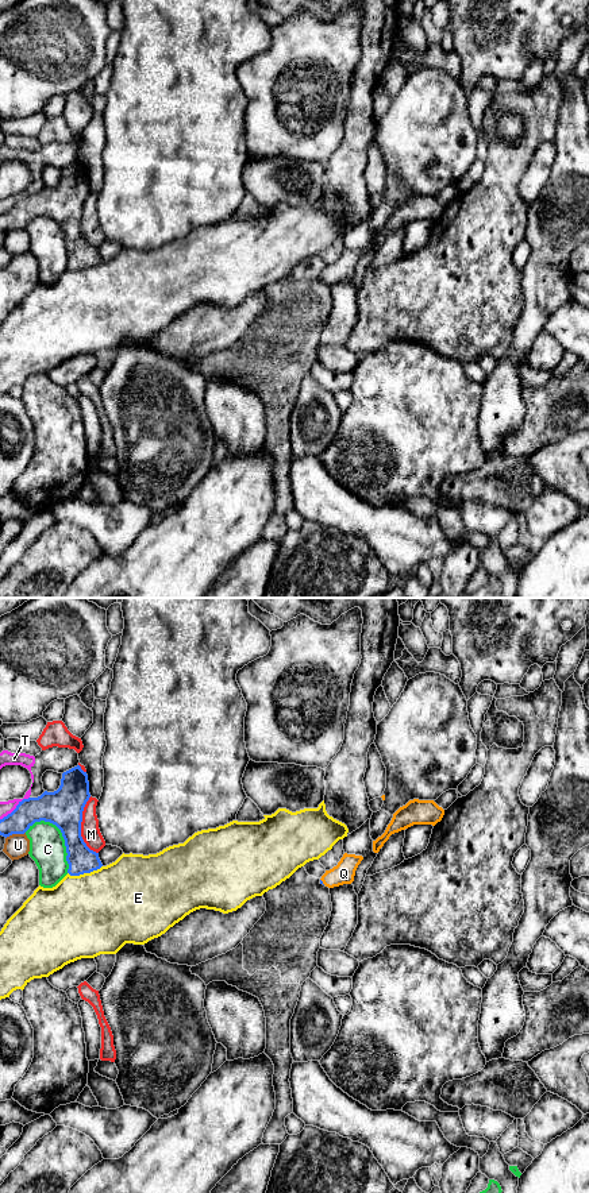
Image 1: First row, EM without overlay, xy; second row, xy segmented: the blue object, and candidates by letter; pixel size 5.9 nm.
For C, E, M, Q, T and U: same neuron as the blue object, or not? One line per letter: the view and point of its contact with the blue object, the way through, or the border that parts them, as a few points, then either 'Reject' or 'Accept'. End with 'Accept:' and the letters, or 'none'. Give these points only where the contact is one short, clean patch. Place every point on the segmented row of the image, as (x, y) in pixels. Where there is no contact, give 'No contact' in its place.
C: Touches blue at xy (64, 838). Reject
E: Touches blue at xy (84, 872). Reject
M: Touches blue at xy (80, 826). Reject
Q: Touches blue at xy (322, 881). Path across: xy (320, 880), (322, 881), (343, 873). Accept
T: Touches blue at xy (15, 809). Reject
U: Touches blue at xy (15, 833). Reject
Accept: Q

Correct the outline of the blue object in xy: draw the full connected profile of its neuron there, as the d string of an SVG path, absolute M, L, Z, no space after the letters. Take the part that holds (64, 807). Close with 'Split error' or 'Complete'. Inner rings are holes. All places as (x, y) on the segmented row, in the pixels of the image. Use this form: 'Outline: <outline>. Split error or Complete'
Outline: M77 765L62 773L61 785L57 791L45 791L38 798L19 802L11 814L0 819L0 835L7 838L12 834L24 834L35 822L50 822L61 830L65 839L66 861L69 864L68 873L70 876L80 876L97 870L103 866L99 853L91 850L81 837L82 811L89 798L88 775Z. Complete

